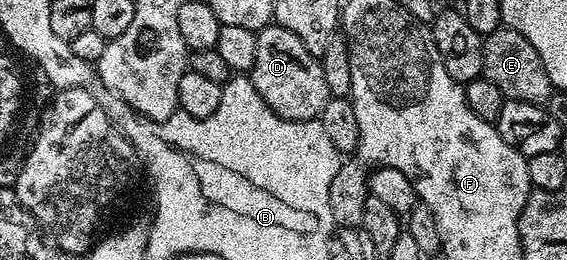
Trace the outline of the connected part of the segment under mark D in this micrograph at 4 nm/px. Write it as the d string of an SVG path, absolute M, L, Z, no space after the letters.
M270 23L257 33L255 63L251 70L255 91L283 119L288 121L312 121L320 118L323 107L329 102L327 79L323 79L320 60L313 57L291 31Z

